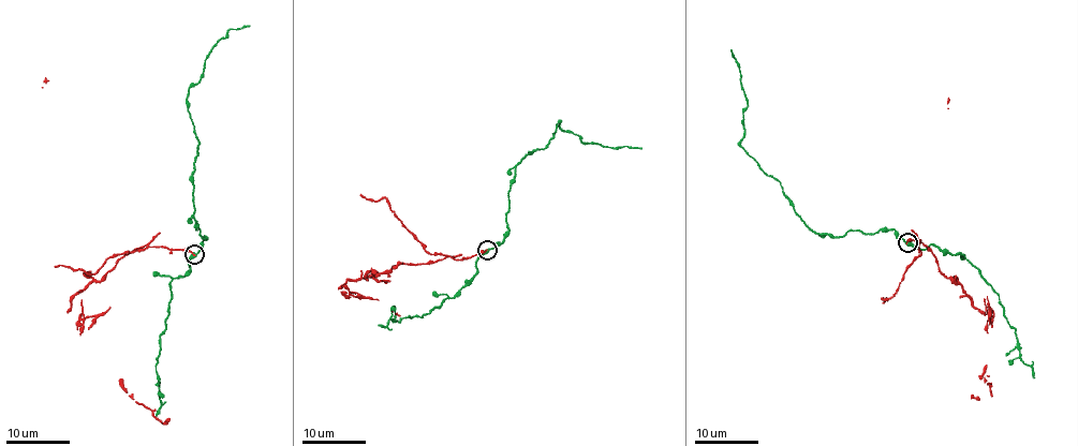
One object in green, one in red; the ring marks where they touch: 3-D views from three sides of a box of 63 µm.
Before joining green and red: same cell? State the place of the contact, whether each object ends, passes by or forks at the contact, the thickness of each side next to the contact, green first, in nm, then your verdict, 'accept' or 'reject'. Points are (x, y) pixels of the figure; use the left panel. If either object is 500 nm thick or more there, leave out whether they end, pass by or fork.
place (194, 254); green passes by; red ends; calibres 360 and 140 nm; reject

